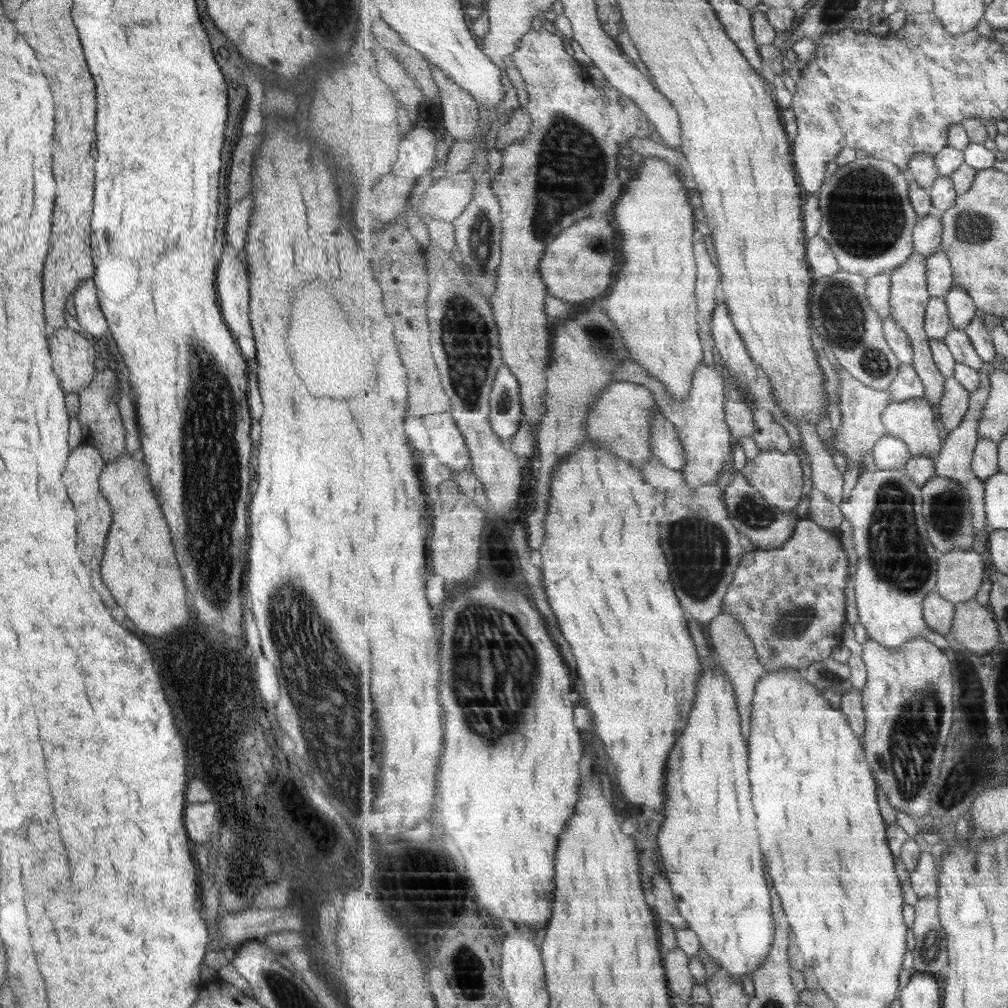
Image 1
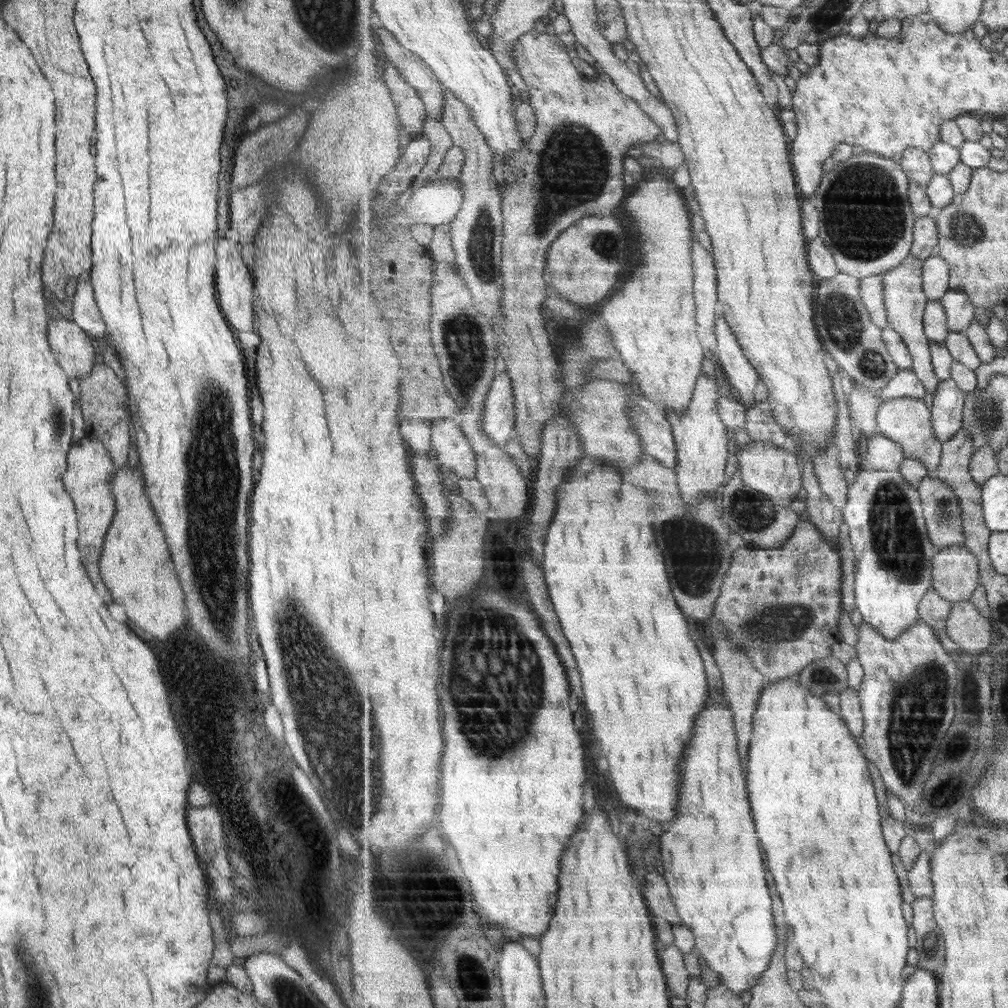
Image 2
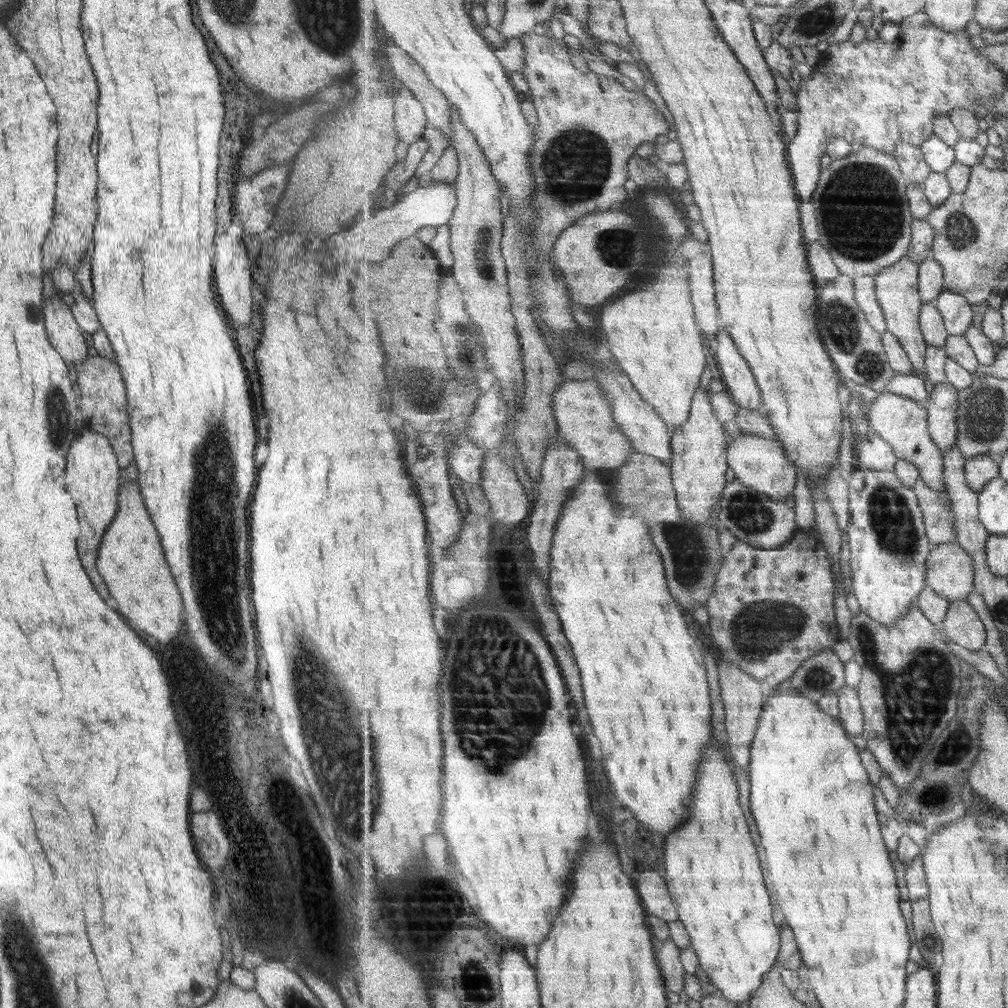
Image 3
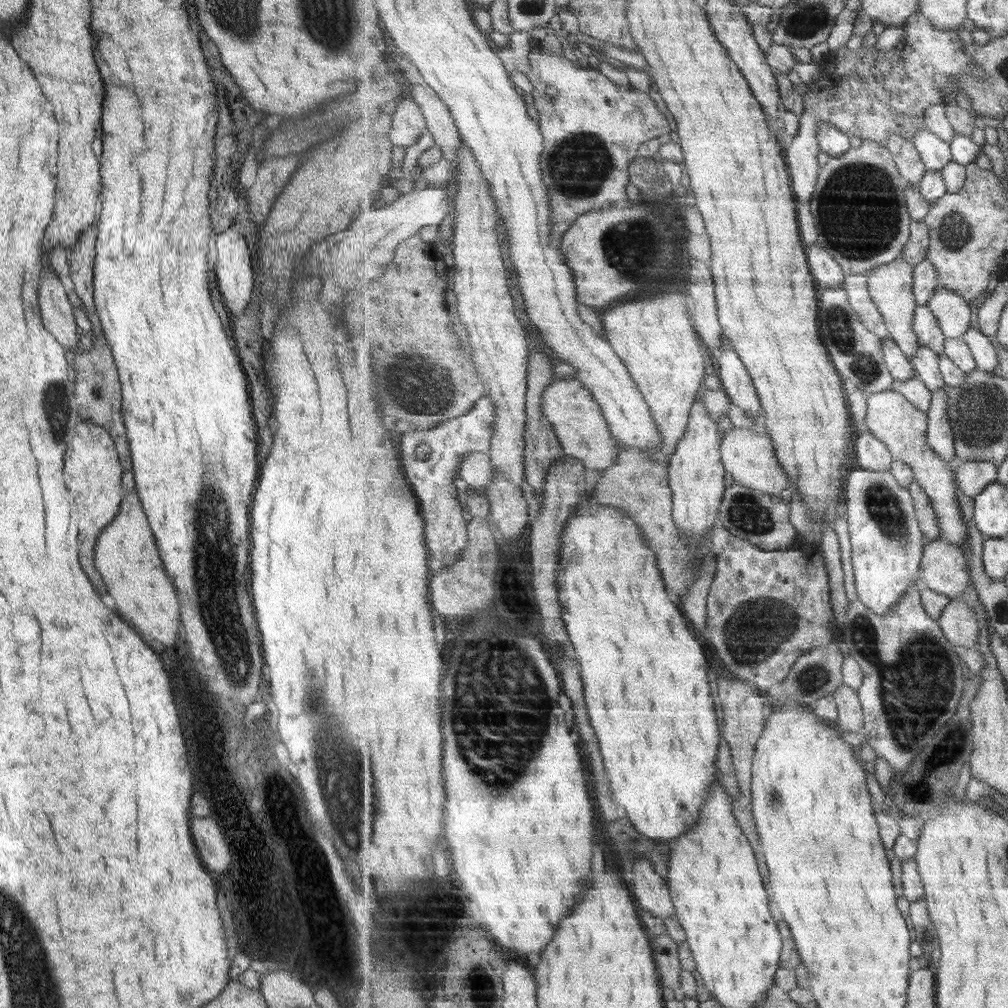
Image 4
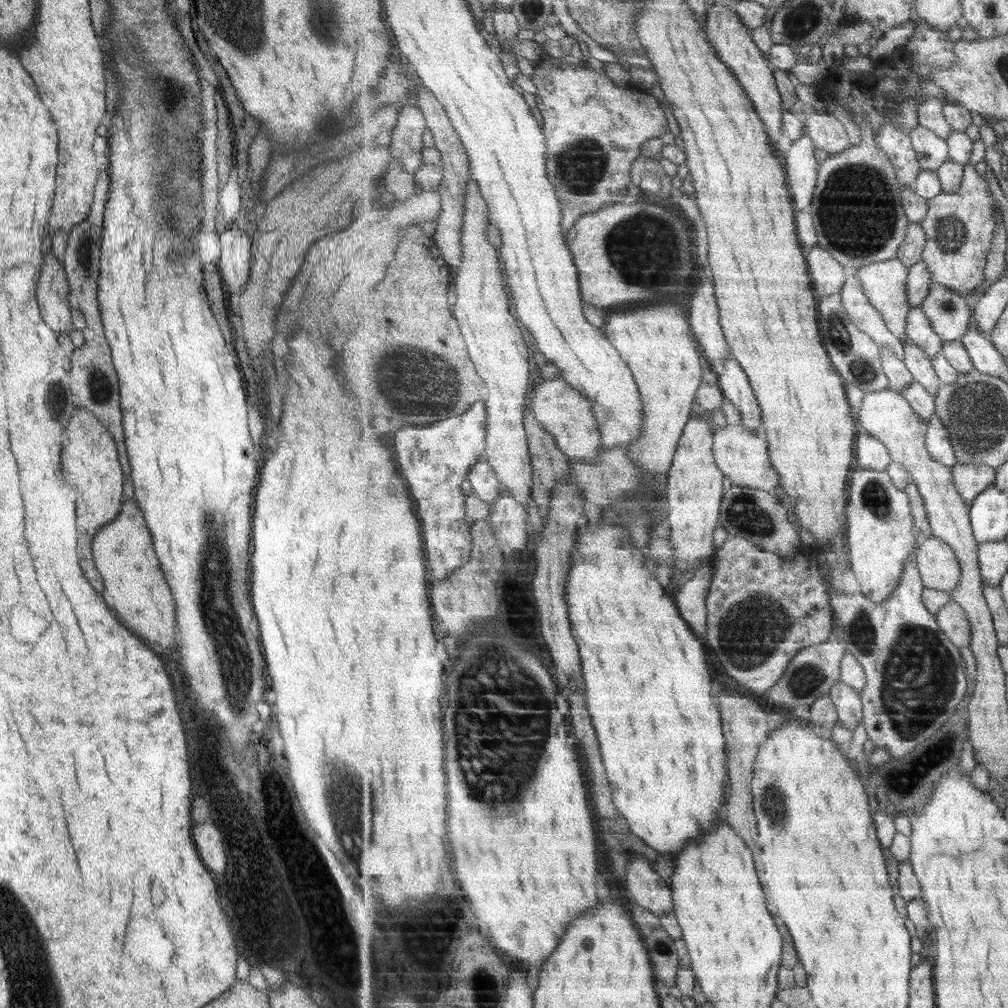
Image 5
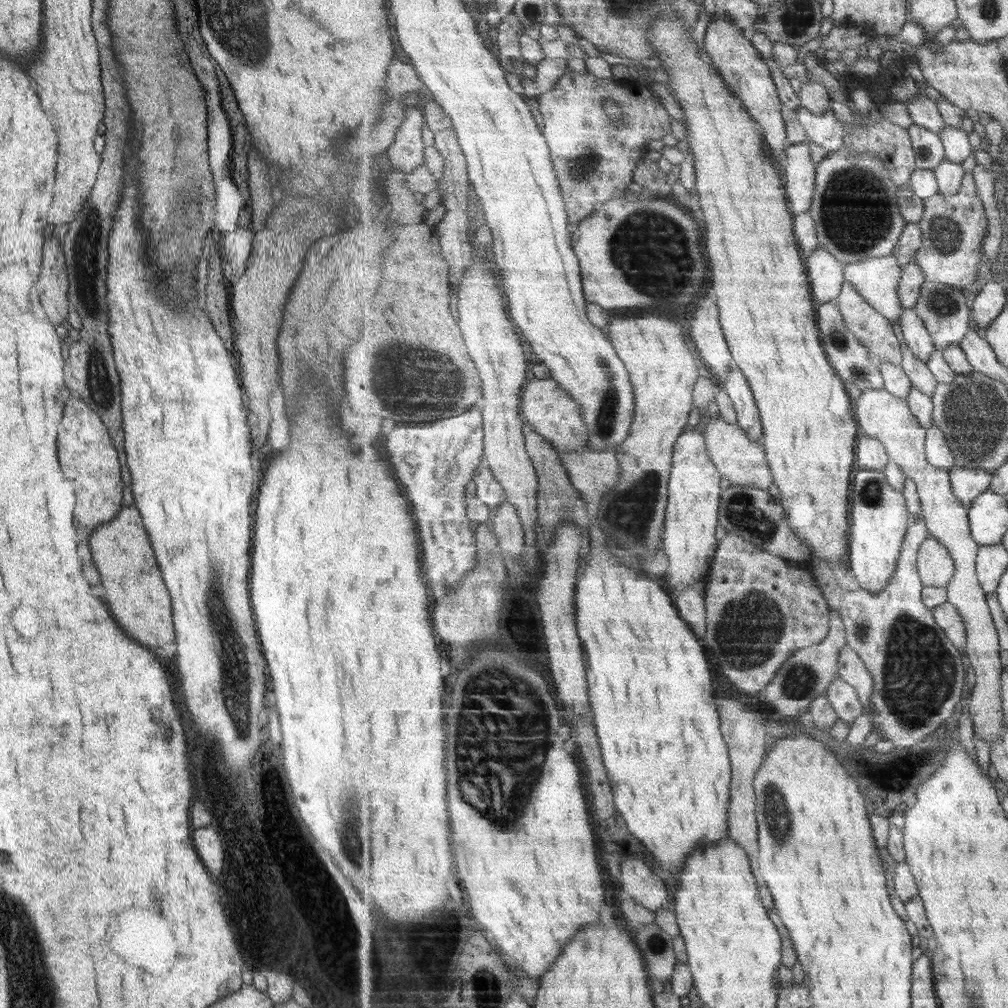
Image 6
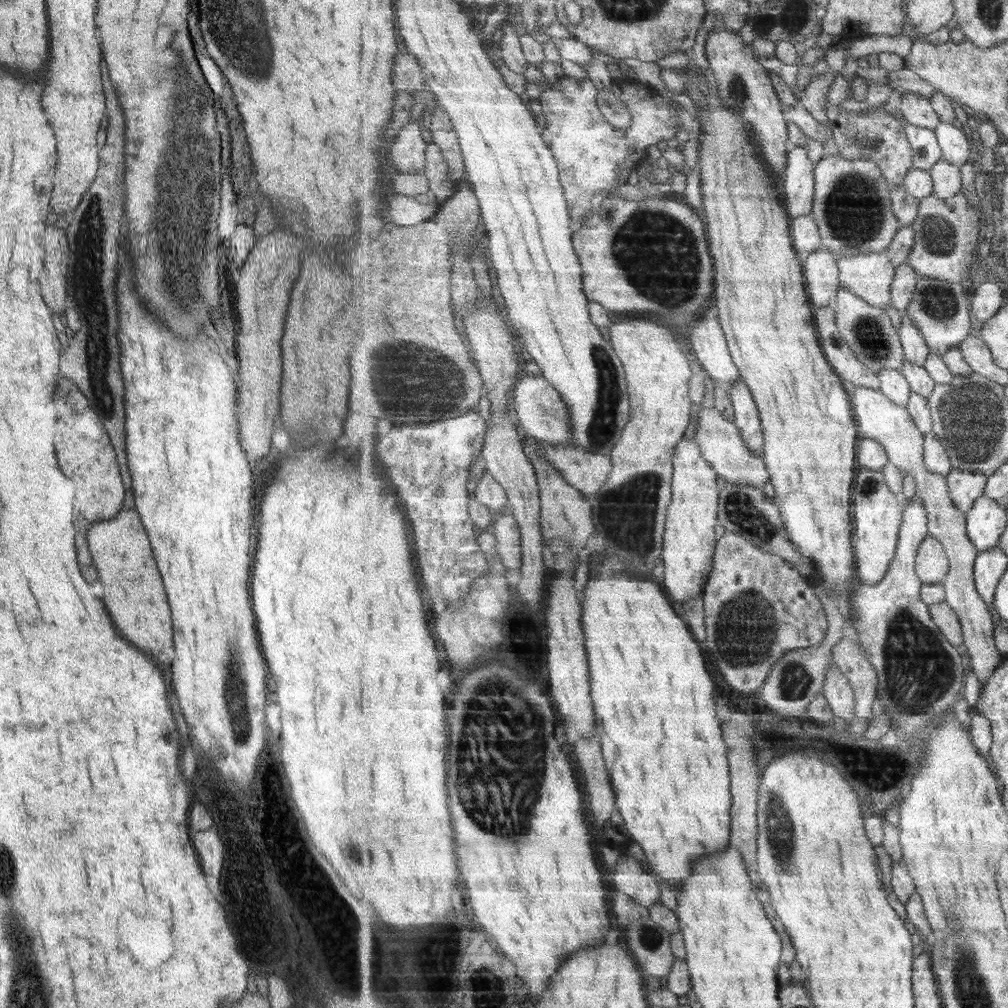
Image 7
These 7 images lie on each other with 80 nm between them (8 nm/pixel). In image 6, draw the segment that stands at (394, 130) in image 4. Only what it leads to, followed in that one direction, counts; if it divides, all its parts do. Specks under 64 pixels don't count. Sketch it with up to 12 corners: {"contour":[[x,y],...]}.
{"contour":[[419,105],[409,107],[393,144],[390,165],[411,174],[424,164]]}

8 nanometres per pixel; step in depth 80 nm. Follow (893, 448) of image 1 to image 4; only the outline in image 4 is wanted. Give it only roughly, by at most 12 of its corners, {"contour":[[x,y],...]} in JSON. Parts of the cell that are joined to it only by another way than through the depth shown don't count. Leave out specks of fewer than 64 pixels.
{"contour":[[866,429],[856,437],[863,470],[890,471],[889,447]]}

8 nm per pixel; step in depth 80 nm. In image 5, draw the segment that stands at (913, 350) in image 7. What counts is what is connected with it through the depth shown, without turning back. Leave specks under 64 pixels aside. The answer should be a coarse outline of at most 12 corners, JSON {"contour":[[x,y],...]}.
{"contour":[[920,307],[911,308],[907,336],[929,358],[944,343]]}

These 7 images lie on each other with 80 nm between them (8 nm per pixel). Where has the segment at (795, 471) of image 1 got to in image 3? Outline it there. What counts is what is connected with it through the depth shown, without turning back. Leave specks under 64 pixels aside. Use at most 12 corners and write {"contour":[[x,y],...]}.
{"contour":[[779,441],[729,444],[739,482],[785,501],[797,470]]}

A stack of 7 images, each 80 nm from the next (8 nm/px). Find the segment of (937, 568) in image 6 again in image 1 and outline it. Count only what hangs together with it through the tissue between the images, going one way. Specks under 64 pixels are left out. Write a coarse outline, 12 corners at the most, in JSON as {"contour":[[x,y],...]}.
{"contour":[[977,551],[941,554],[935,590],[957,604],[983,586]]}

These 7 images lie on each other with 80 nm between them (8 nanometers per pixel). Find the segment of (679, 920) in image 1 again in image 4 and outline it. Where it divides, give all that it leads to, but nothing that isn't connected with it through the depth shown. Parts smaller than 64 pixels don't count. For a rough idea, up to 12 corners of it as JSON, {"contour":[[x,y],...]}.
{"contour":[[649,860],[635,866],[637,903],[658,918],[676,917],[668,881]]}

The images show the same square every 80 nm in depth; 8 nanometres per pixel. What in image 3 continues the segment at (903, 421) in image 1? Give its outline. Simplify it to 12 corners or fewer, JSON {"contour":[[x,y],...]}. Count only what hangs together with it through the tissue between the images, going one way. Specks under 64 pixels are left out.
{"contour":[[890,392],[869,404],[869,428],[921,480],[948,497],[944,454],[928,409]]}

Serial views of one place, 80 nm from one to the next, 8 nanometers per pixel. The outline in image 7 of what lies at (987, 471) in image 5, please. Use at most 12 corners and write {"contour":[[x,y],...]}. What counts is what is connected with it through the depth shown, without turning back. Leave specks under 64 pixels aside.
{"contour":[[954,468],[946,478],[964,513],[985,495],[988,476]]}

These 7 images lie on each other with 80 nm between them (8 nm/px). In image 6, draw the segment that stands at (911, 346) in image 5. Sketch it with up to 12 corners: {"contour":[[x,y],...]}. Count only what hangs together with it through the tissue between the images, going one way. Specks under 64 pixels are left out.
{"contour":[[900,321],[893,332],[901,342],[903,372],[932,397],[939,383],[925,362],[905,344]]}

